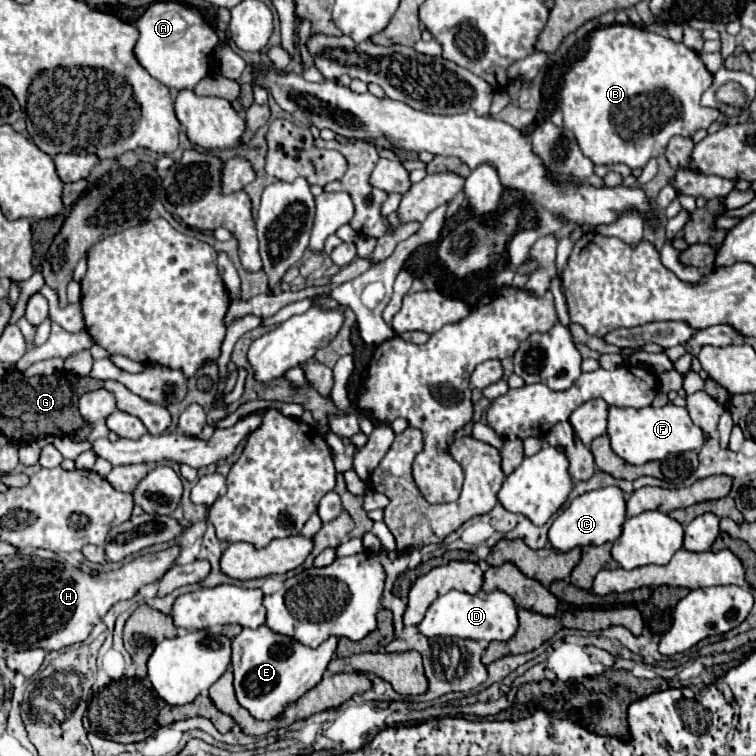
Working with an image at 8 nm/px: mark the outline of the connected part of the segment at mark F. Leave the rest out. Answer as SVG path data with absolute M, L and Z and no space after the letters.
M672 403L654 409L618 409L610 407L608 415L608 437L612 441L612 449L628 463L648 463L654 459L664 459L670 453L694 451L704 445L704 431L696 427L686 411L686 407L676 407Z

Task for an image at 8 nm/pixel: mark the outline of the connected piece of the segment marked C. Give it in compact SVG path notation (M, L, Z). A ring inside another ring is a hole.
M604 487L596 491L588 491L576 497L552 523L548 531L548 539L552 547L560 553L570 551L574 547L586 545L604 545L608 541L616 541L622 533L622 525L626 521L626 499L620 487Z

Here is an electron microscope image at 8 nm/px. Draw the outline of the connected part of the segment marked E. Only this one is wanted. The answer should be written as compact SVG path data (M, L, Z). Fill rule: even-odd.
M268 625L242 629L242 633L232 639L232 669L238 703L246 707L254 719L268 721L278 717L288 703L296 703L308 689L320 683L322 673L334 657L336 643L338 639L330 637L312 649L288 635L274 633Z

